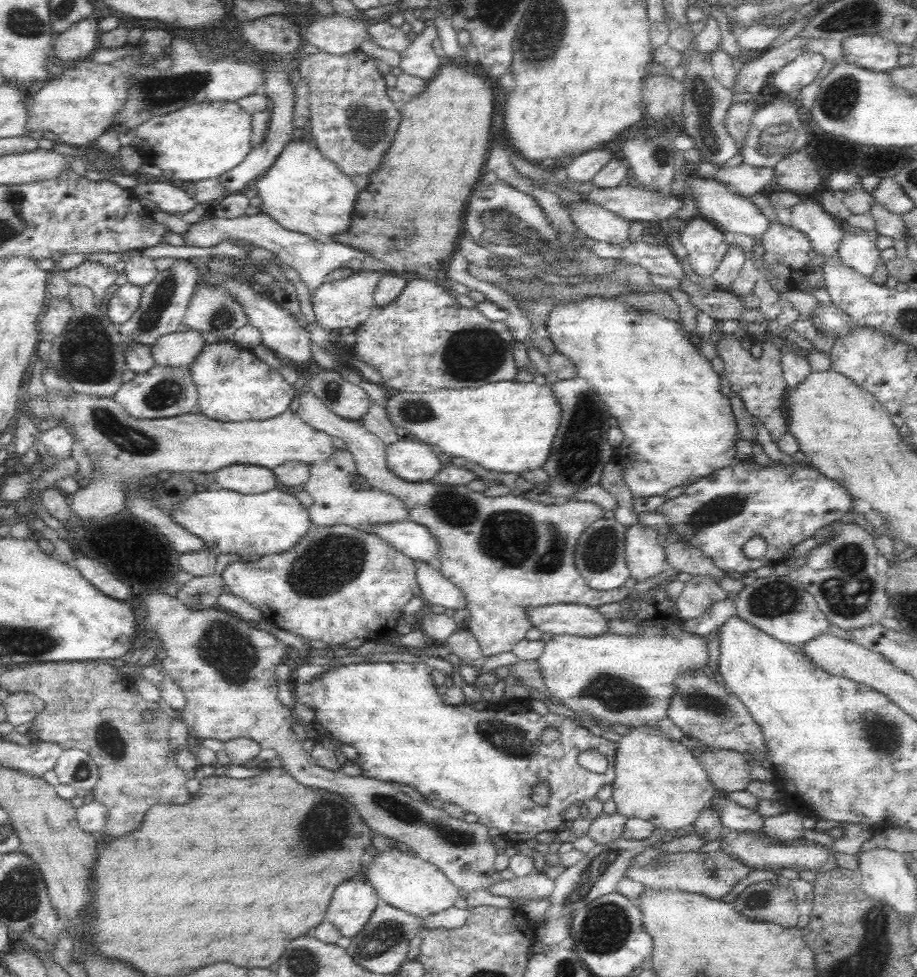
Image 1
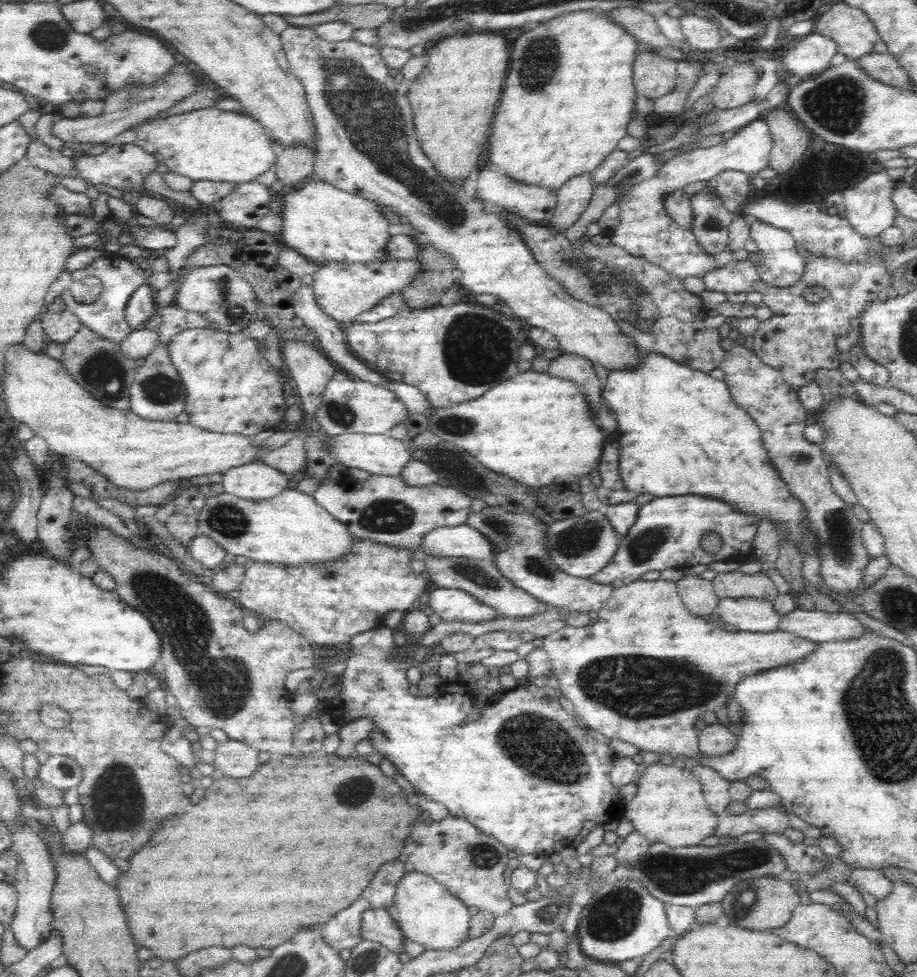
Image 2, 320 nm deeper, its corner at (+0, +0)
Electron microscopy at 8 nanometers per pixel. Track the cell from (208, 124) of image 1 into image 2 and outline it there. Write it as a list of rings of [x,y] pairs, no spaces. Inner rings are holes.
[[[214,107],[144,123],[137,128],[133,143],[152,153],[159,164],[165,164],[170,171],[193,182],[212,181],[237,185],[256,181],[258,176],[273,168],[278,155],[272,138],[256,119]]]

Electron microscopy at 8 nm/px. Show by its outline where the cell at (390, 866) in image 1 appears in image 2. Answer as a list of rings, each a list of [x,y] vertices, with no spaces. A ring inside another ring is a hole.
[[[416,871],[405,874],[397,886],[395,907],[397,923],[405,938],[420,944],[424,950],[454,950],[469,939],[468,906],[431,876]]]

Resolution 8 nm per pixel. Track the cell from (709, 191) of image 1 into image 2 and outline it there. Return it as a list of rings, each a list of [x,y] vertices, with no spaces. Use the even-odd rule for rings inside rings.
[[[757,221],[751,224],[750,237],[762,256],[760,279],[772,287],[790,287],[802,280],[806,263],[798,254],[795,241],[784,229]]]

